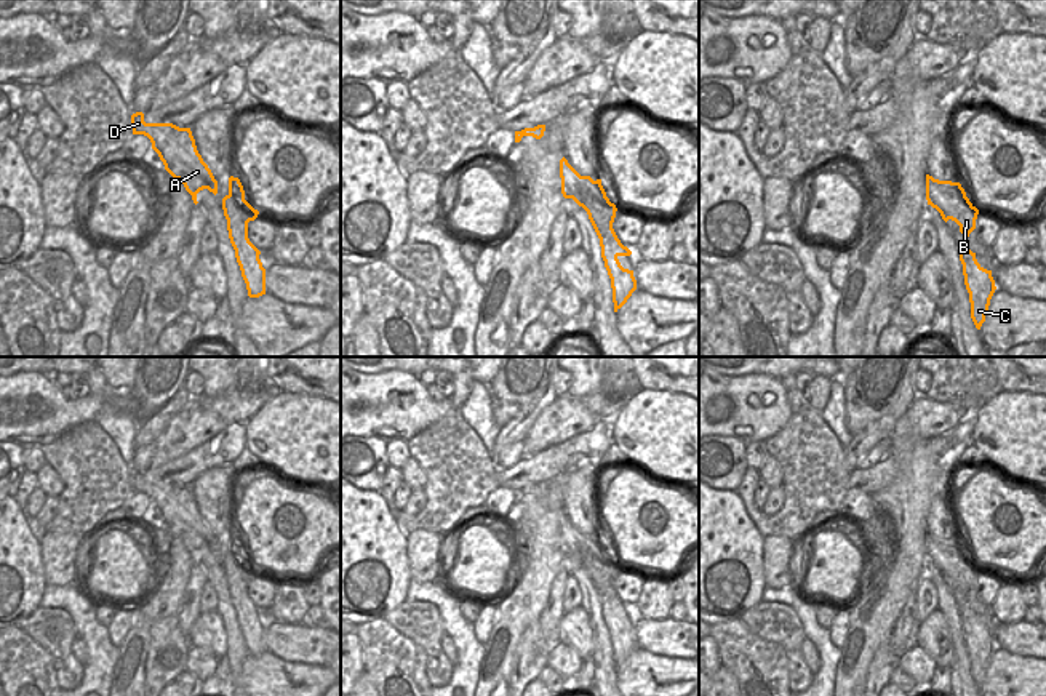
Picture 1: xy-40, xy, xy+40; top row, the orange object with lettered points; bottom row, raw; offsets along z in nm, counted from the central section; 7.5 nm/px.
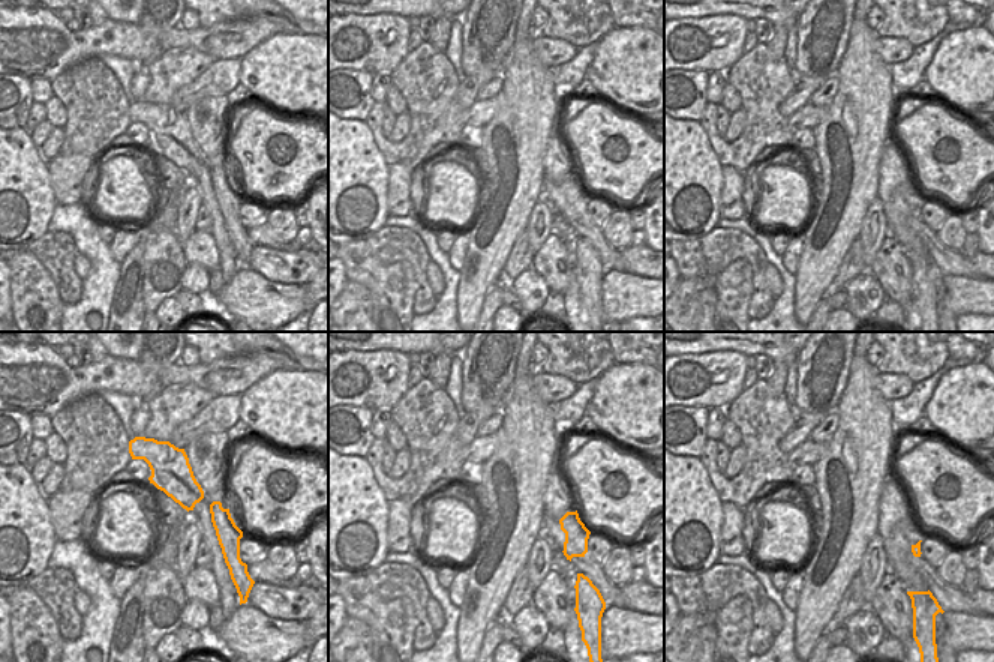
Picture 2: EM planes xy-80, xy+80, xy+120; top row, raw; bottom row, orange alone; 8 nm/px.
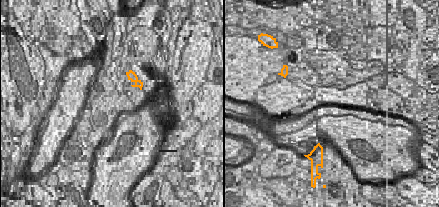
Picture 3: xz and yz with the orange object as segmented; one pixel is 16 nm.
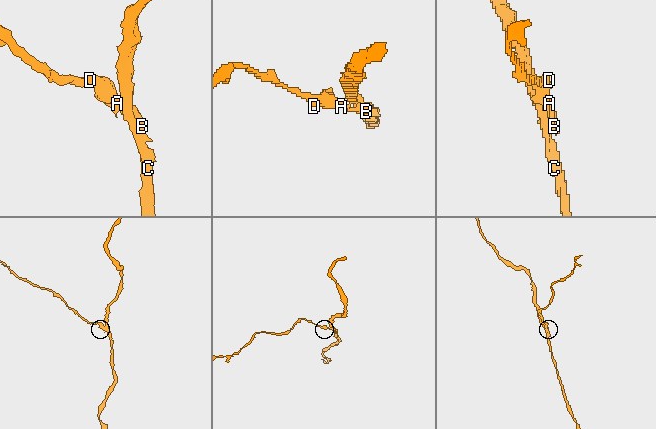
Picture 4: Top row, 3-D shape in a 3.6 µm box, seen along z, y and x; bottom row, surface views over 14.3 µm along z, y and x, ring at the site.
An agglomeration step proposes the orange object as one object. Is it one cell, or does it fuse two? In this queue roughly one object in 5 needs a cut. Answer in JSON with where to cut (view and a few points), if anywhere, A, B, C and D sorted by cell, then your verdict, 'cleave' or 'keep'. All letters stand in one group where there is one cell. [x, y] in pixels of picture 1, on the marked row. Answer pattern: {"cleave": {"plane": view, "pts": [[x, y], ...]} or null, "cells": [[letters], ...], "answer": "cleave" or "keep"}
{"cleave": {"plane": "xy-40", "pts": [[229, 194], [247, 223]]}, "cells": [["A", "B", "D"], ["C"]], "answer": "cleave"}

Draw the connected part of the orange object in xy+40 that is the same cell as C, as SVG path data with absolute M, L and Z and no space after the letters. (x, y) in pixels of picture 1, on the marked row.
M958 250L963 264L964 285L969 293L971 318L977 330L980 330L988 312L990 299L996 290L992 270L984 269L976 253L971 250Z

